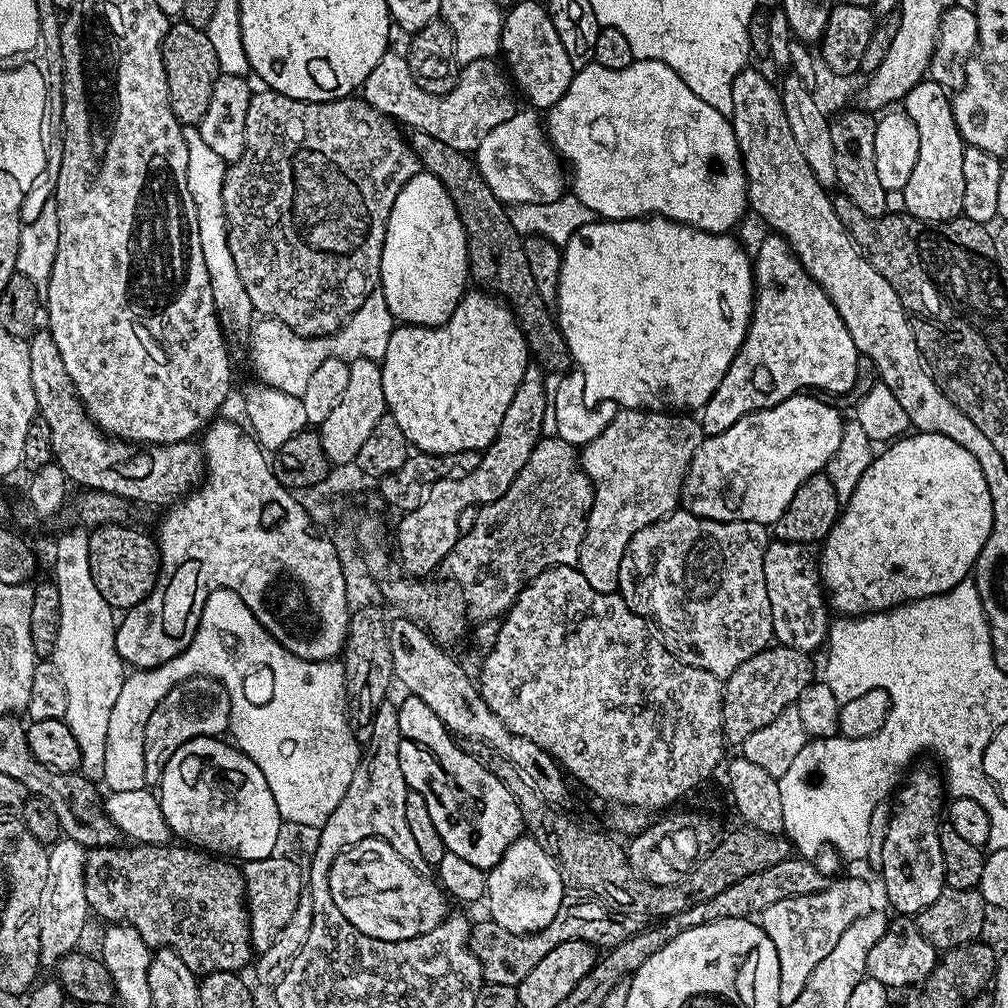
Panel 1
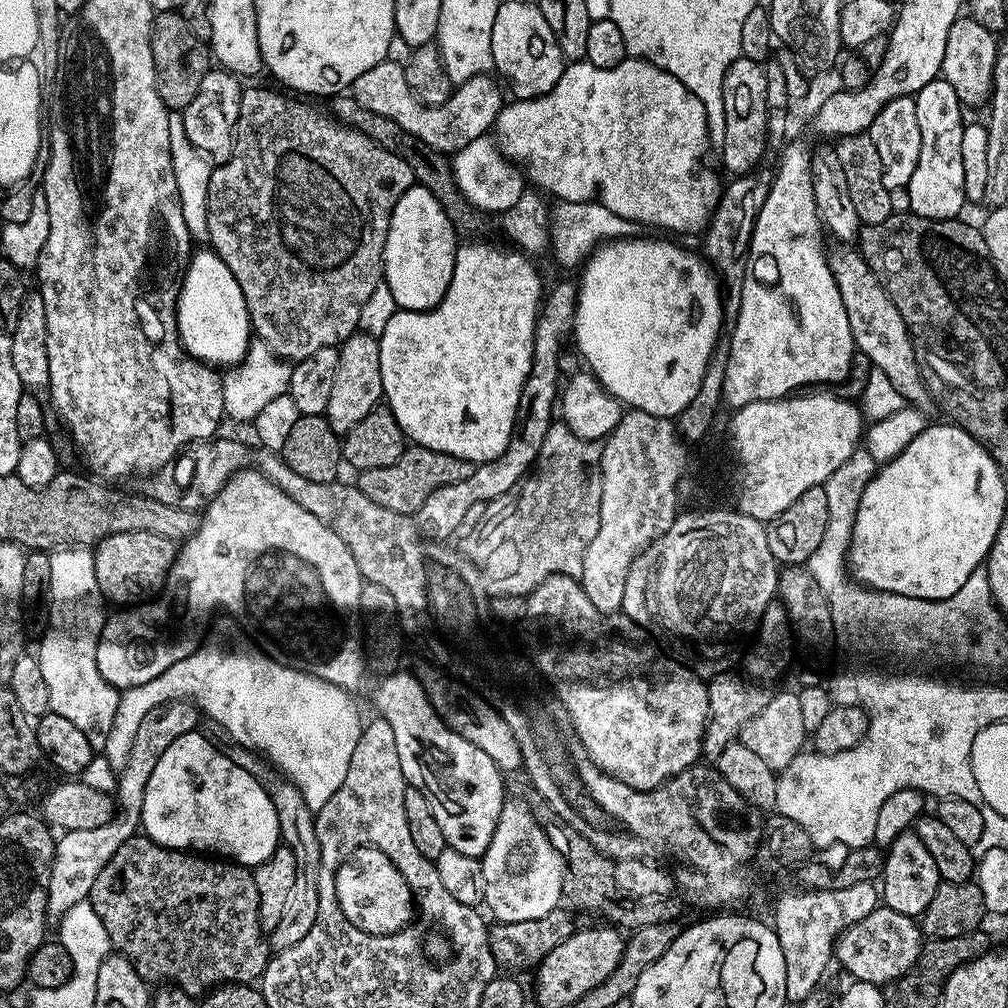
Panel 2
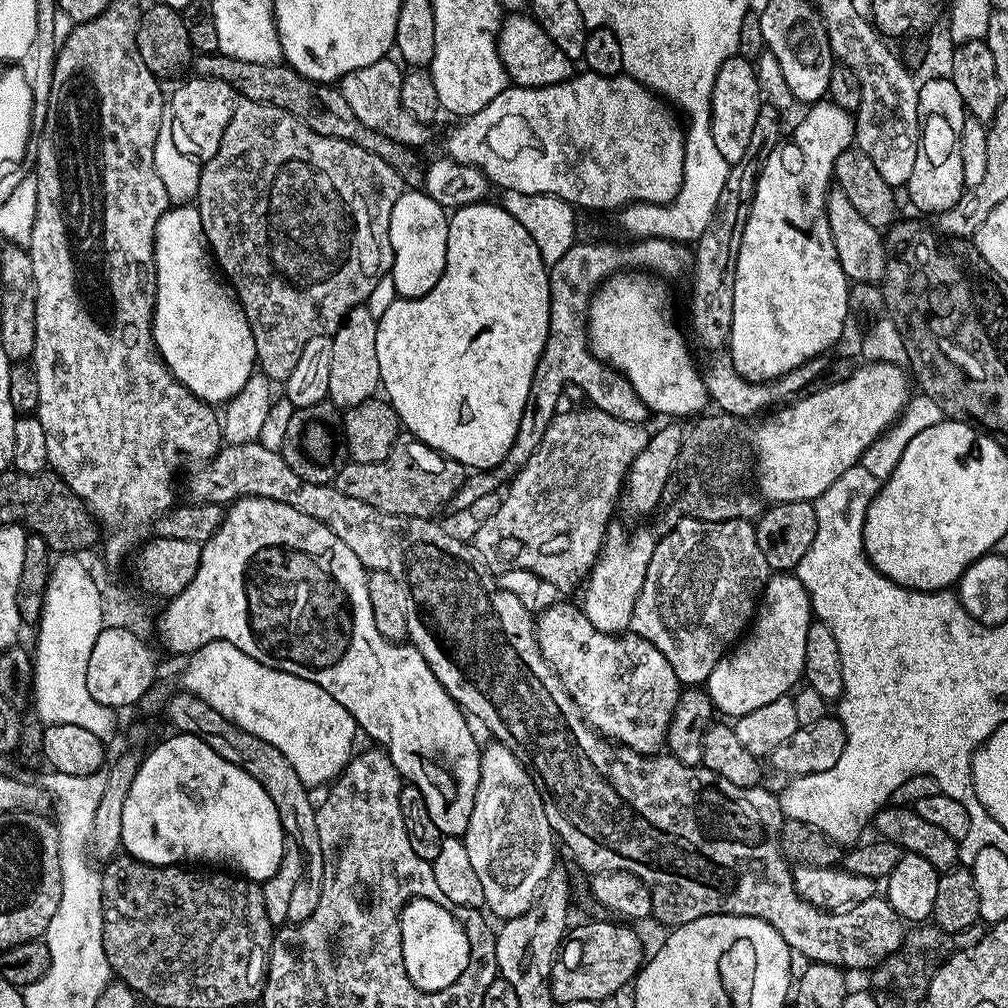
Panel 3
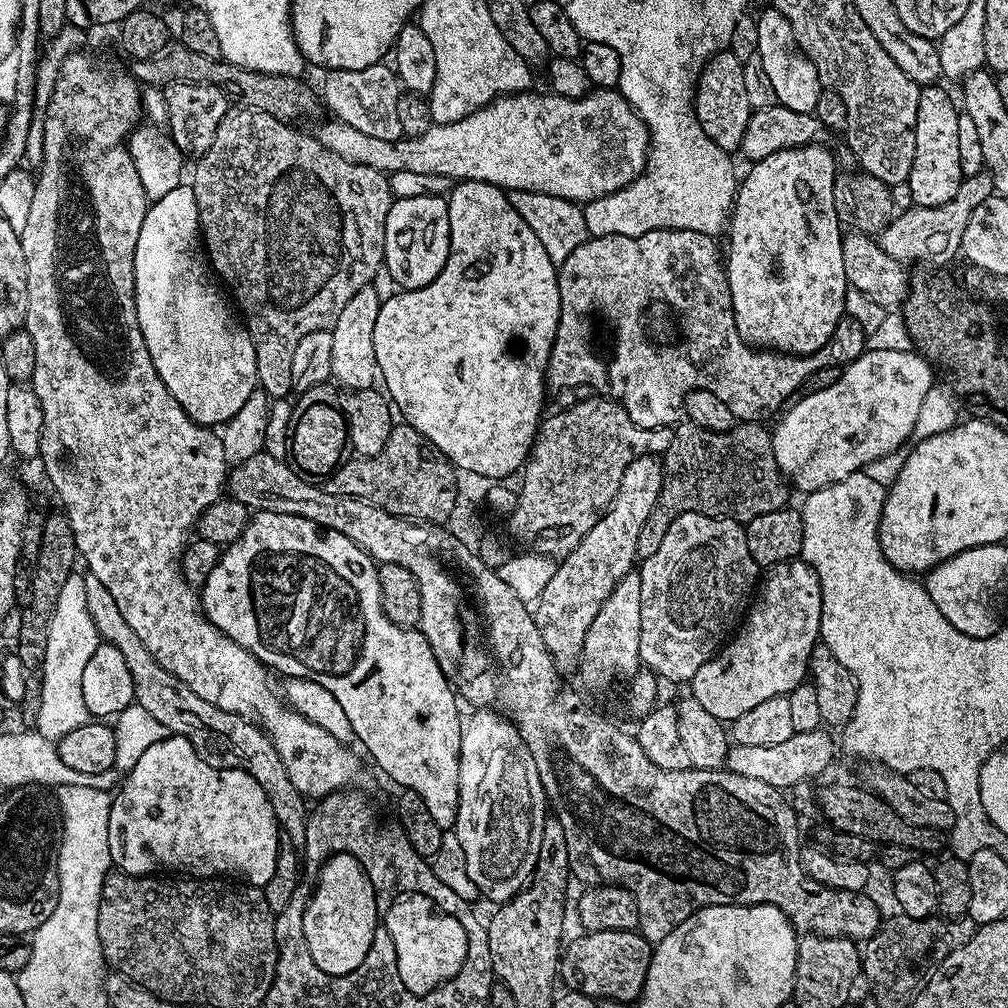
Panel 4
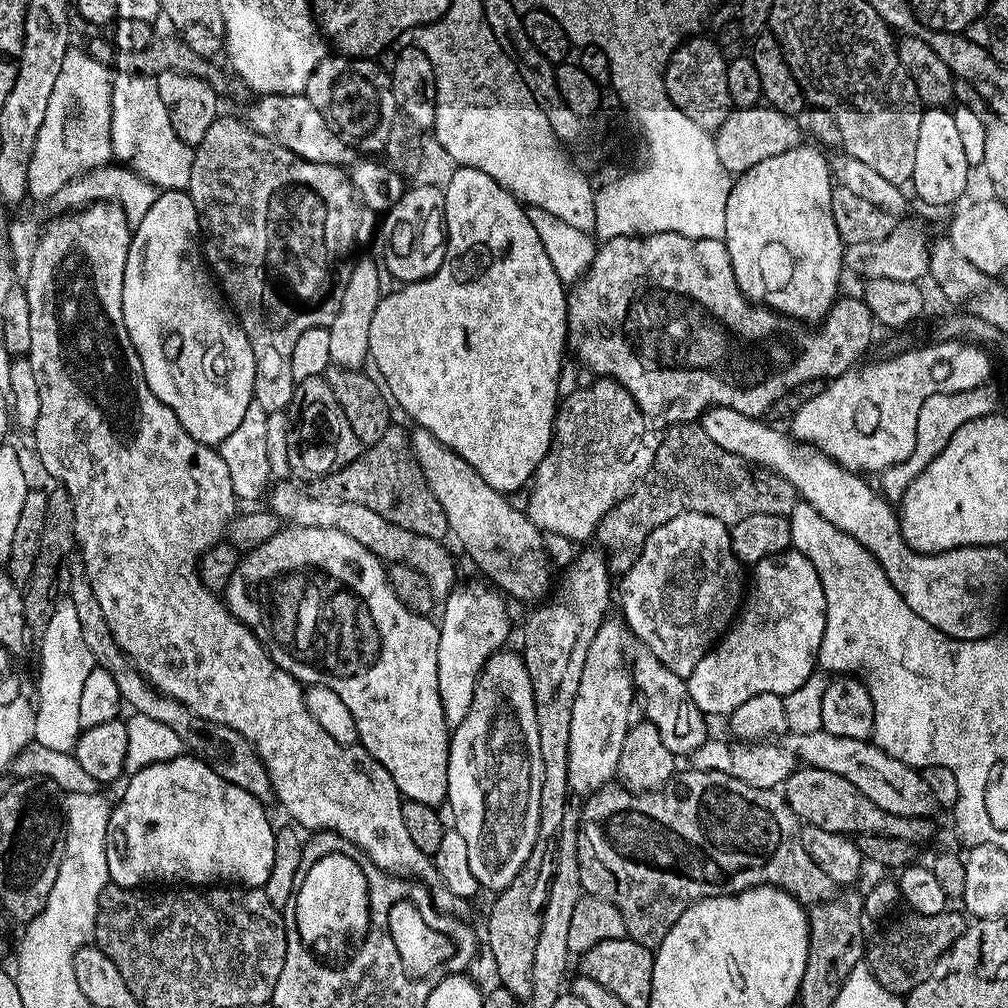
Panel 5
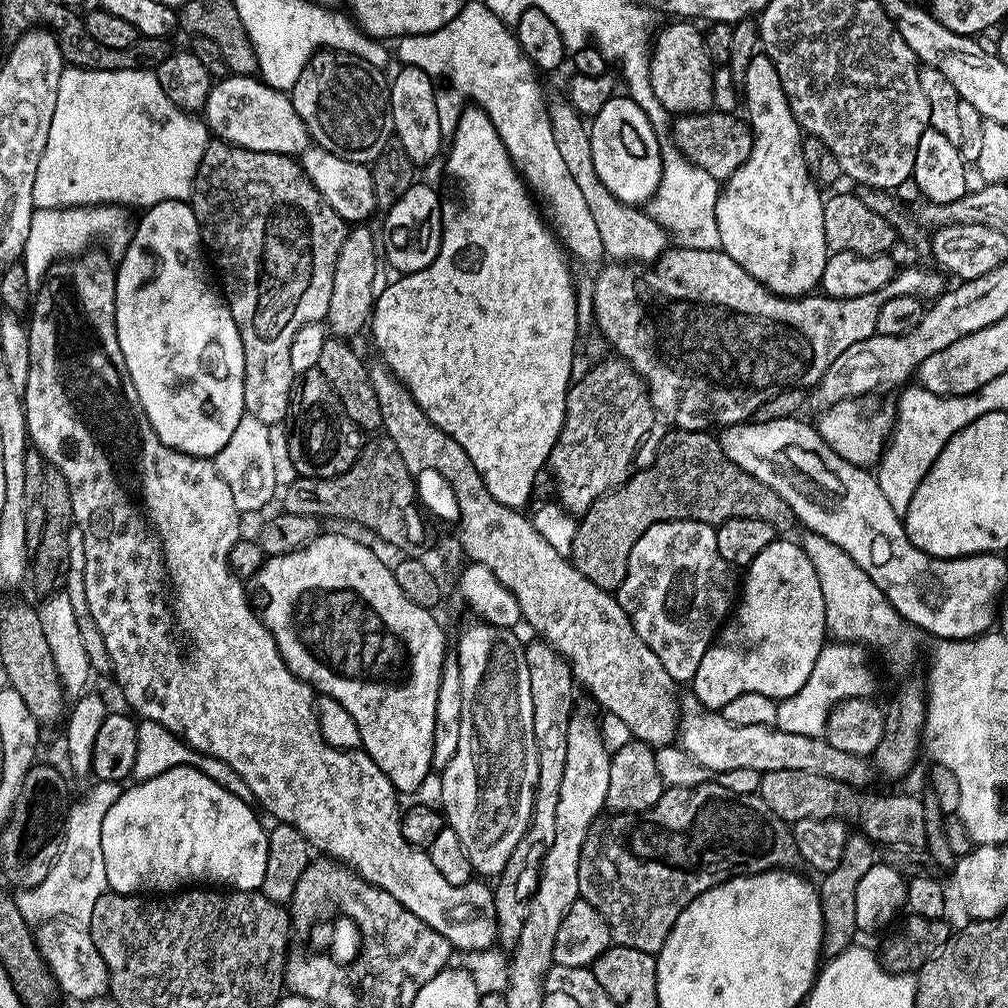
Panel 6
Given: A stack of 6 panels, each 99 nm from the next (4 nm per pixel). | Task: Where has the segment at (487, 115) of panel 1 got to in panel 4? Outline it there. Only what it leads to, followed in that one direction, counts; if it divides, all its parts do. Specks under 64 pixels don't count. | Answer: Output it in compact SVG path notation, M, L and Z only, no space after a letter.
M381 62L366 66L366 70L333 68L325 71L322 102L332 111L329 113L335 119L346 126L354 126L354 130L362 130L362 134L370 134L370 138L399 140L404 136L402 122L398 122L398 98L402 85L395 71L386 65Z

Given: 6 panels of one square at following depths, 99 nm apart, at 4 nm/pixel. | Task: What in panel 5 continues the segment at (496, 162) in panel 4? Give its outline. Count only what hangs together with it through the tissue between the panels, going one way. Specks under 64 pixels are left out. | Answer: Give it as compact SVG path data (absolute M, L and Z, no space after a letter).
M260 96L248 108L246 123L258 134L281 144L286 150L319 164L348 166L357 159L357 149L343 136L337 134L332 125L314 110L314 105L303 96Z

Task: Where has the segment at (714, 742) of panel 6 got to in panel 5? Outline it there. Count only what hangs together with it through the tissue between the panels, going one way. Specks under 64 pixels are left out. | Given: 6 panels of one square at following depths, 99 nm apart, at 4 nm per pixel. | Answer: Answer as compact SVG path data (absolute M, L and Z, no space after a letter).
M821 730L810 734L791 734L787 737L786 747L794 753L801 765L830 770L830 774L846 778L846 782L858 786L858 790L862 790L862 794L866 794L874 806L882 806L882 810L889 814L898 814L902 818L932 818L938 811L934 790L926 786L923 775L868 740L838 738L838 734Z

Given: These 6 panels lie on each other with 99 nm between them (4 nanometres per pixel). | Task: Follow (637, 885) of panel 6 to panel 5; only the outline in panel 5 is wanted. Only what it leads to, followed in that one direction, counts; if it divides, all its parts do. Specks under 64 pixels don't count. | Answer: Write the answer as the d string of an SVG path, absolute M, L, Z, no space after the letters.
M681 771L673 776L664 787L656 789L655 792L630 792L623 786L599 788L597 792L591 793L583 801L583 804L585 803L584 809L579 809L576 853L582 874L582 886L587 895L609 900L614 902L614 906L618 906L618 910L622 914L622 922L626 922L627 939L653 950L659 948L662 938L666 938L666 934L670 934L674 922L678 922L678 918L682 918L684 911L692 904L705 900L707 896L733 896L739 892L767 884L772 888L781 888L783 892L788 892L805 906L821 904L837 895L837 884L815 864L814 858L810 858L810 854L806 854L806 846L802 846L802 838L800 837L802 822L788 809L788 804L779 791L759 788L758 786L746 786L746 782L742 782L738 778L730 778L730 774L722 774L721 772L687 771Z

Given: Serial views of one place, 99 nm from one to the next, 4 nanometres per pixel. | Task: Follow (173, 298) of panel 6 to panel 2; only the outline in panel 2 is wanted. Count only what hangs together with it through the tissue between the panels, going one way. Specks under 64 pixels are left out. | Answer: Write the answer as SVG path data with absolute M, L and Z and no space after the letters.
M204 246L193 251L184 279L180 296L176 300L176 333L185 353L193 360L209 366L235 366L248 352L253 339L252 323L246 306L246 294L238 286L238 278L230 274L230 266L222 262L219 254L211 247Z

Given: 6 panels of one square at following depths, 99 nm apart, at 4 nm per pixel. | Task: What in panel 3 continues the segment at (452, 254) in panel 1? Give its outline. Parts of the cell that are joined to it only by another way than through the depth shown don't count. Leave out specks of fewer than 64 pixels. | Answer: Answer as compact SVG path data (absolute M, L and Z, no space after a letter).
M405 190L390 214L390 246L396 295L421 296L438 282L446 266L446 234L449 213L423 190Z

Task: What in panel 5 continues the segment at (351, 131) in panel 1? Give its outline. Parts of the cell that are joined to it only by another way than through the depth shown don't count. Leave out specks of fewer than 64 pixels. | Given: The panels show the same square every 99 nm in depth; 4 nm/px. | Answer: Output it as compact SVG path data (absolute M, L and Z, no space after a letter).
M224 114L217 115L215 122L210 126L210 130L206 130L206 138L202 138L202 142L195 145L194 151L192 153L192 165L190 166L190 182L187 186L187 194L190 199L194 202L194 210L196 211L196 217L200 223L200 236L202 237L202 255L215 279L218 281L219 287L222 289L227 303L230 305L233 312L236 314L236 319L240 321L242 330L246 334L246 338L250 338L250 350L254 350L254 366L256 367L256 373L254 374L254 394L252 395L253 401L258 405L262 406L262 410L266 413L270 412L284 412L285 409L291 405L292 395L296 393L297 382L294 375L291 374L291 355L294 351L294 344L301 337L304 330L310 330L311 327L325 327L331 324L334 317L336 317L336 306L338 303L337 297L334 293L338 288L338 280L336 284L336 275L340 272L340 267L344 264L344 259L355 250L359 244L364 244L368 239L373 239L374 233L378 228L378 216L377 213L372 212L369 208L363 207L356 195L352 190L350 183L350 176L343 167L337 166L335 164L319 164L318 162L310 162L306 158L302 158L298 154L294 154L290 150L286 150L281 144L274 143L270 138L266 138L262 134L258 134L248 123L243 119L240 120L236 116L224 116Z

